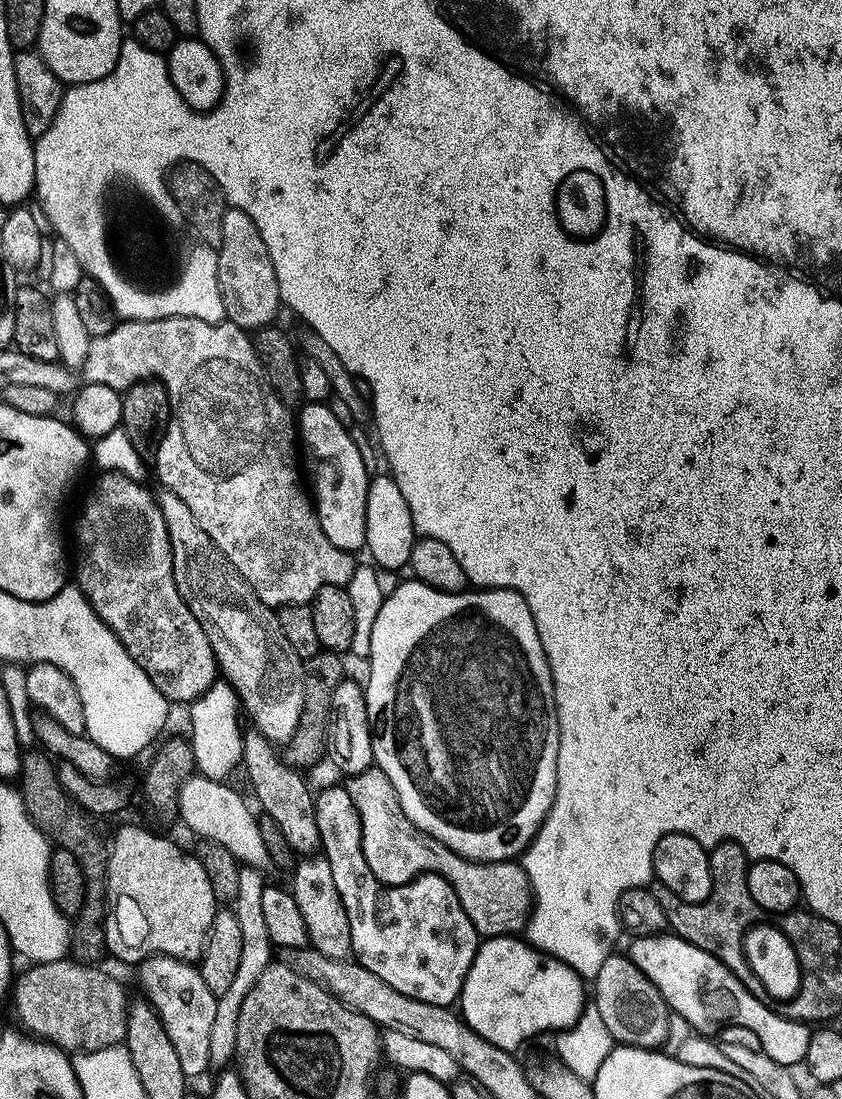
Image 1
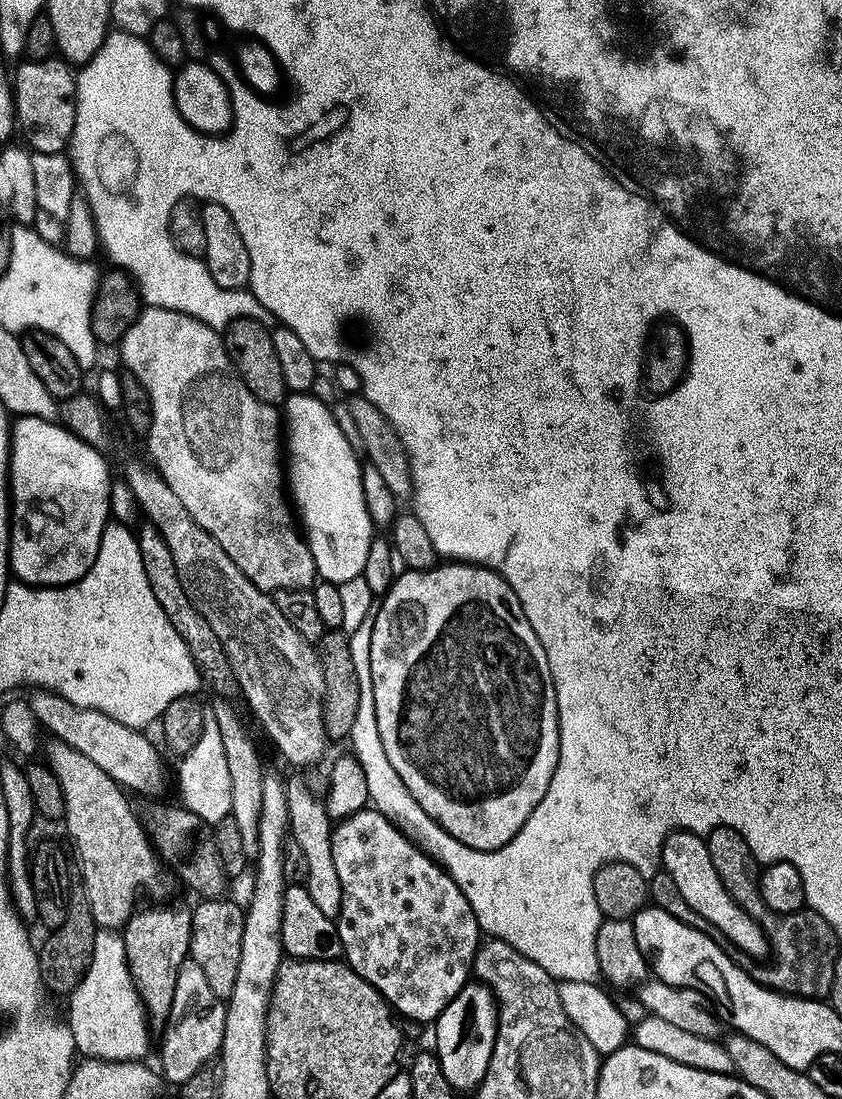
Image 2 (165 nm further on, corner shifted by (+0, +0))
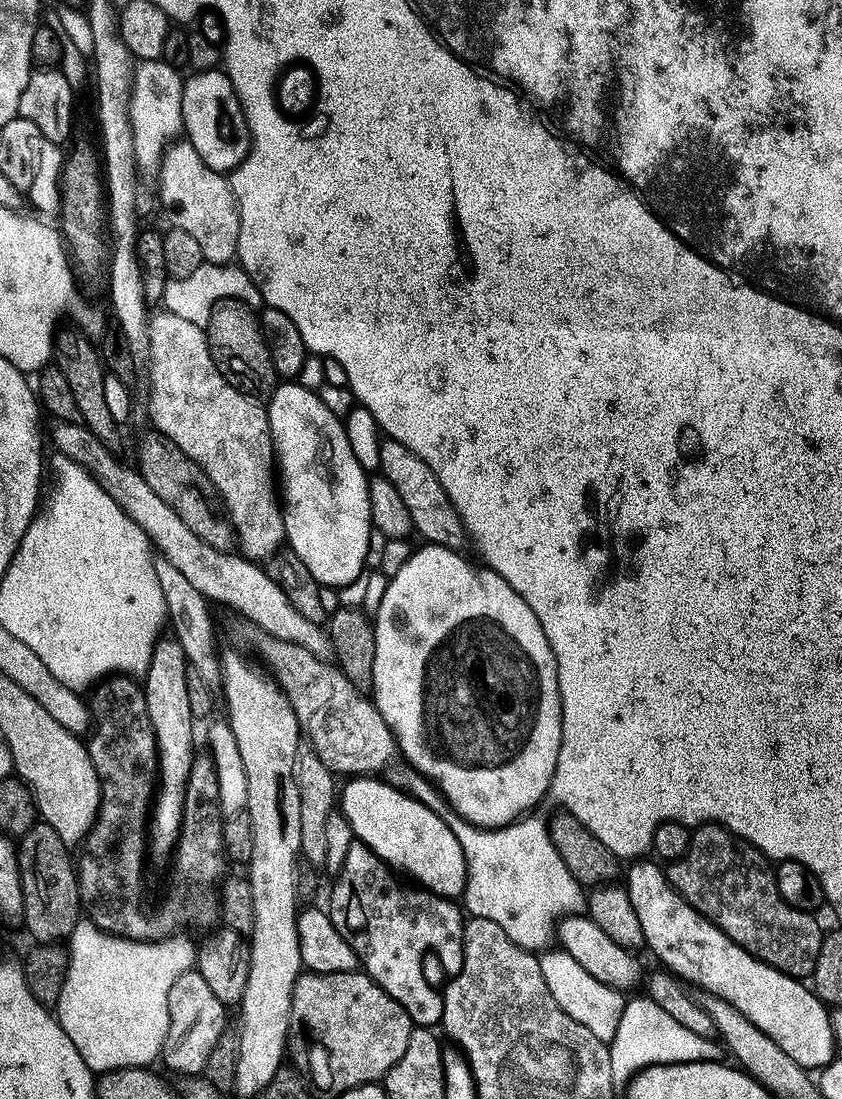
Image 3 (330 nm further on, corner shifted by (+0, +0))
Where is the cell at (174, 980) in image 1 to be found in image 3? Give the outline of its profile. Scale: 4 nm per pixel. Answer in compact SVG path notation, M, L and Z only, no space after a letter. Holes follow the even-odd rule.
M191 970L174 978L169 996L169 1029L160 1052L162 1063L174 1072L182 1072L183 1077L199 1077L206 1066L206 1058L210 1058L210 1050L214 1050L218 1038L224 1033L224 1012L226 1006L218 1002L200 972Z

